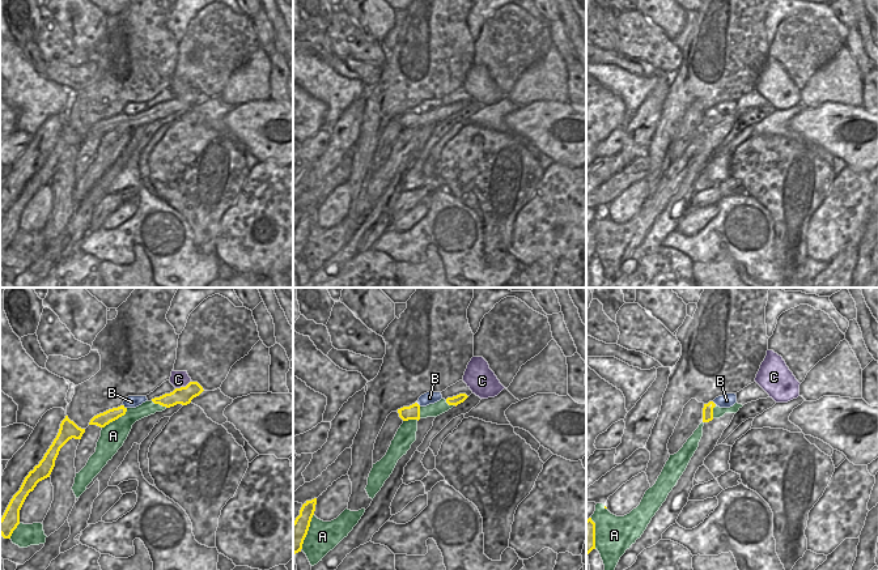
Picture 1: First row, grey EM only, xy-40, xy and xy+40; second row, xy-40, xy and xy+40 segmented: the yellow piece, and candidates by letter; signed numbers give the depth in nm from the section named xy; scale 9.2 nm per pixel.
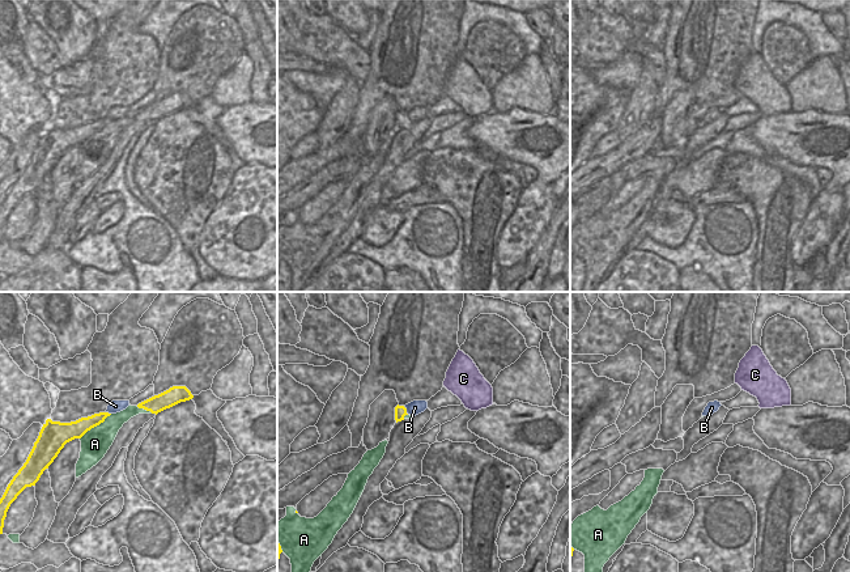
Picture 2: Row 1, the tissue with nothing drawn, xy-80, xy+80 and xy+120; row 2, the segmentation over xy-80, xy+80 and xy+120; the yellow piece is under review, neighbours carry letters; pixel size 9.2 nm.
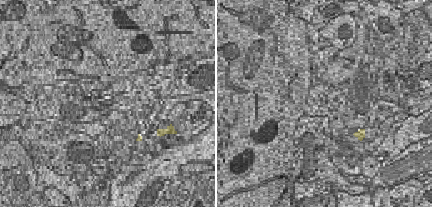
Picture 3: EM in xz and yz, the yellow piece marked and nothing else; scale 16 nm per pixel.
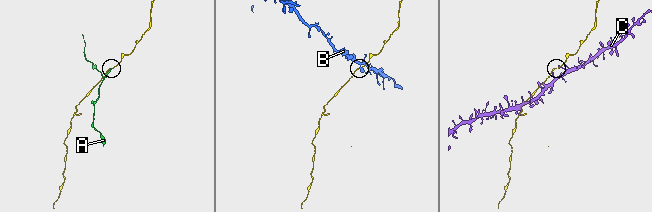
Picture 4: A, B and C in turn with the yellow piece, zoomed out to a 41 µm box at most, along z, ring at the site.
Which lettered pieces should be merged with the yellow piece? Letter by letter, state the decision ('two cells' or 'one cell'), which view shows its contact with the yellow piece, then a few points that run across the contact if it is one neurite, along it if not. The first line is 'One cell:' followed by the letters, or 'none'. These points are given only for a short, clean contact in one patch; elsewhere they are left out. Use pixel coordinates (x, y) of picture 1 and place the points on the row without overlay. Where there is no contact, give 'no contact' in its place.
One cell: none
A: two cells; contact in xy-40
B: two cells; contact in xy-40
C: two cells; contact in xy-40

